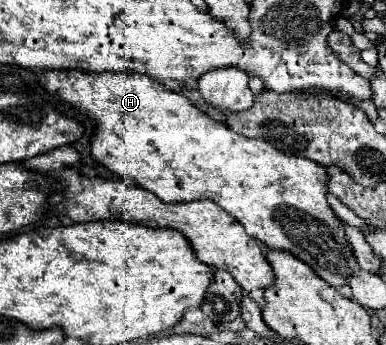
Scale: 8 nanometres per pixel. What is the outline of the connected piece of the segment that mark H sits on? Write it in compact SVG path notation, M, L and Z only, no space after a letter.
M40 72L40 82L50 94L96 120L98 126L92 136L92 154L100 164L136 180L138 186L154 192L160 200L168 204L200 198L214 200L260 244L294 254L334 288L346 286L360 268L354 250L346 240L344 224L328 204L330 176L322 164L300 156L286 156L266 140L240 136L222 122L200 112L186 96L168 90L156 80L148 80L148 76L128 76L124 72L102 72L100 76L84 72Z

